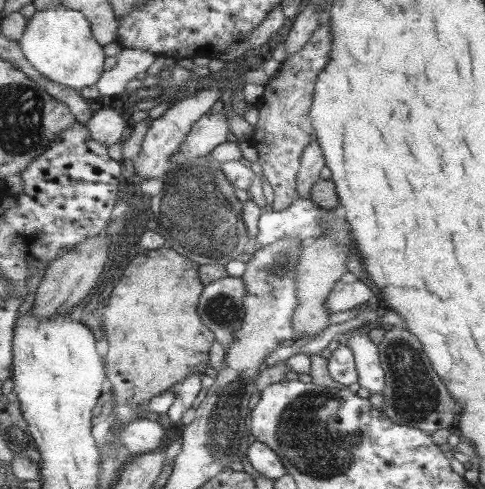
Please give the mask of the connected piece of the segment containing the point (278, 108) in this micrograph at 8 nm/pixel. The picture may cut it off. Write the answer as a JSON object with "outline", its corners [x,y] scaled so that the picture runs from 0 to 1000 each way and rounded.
{"outline":[[[668,43],[666,49],[656,49],[616,106],[588,117],[577,127],[573,147],[557,170],[544,174],[542,190],[526,211],[532,247],[522,260],[513,288],[532,307],[532,335],[563,387],[563,415],[555,423],[561,429],[586,429],[612,405],[608,362],[619,348],[619,319],[627,303],[652,286],[652,268],[637,237],[643,192],[654,153],[662,151],[678,127],[678,102],[685,102],[685,59],[678,45]]]}

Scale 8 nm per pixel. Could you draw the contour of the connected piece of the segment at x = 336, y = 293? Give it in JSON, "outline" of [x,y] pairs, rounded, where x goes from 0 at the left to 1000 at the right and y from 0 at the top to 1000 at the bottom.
{"outline":[[[722,556],[699,564],[699,573],[687,579],[687,593],[670,611],[670,634],[676,642],[726,634],[736,624],[763,618],[771,609],[763,589]]]}

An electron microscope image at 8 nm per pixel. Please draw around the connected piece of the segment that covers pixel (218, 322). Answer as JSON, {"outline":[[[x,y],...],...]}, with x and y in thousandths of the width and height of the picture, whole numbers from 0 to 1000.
{"outline":[[[464,564],[423,583],[404,636],[412,656],[441,683],[441,697],[462,714],[478,699],[485,675],[505,642],[501,634],[505,581],[495,566]]]}

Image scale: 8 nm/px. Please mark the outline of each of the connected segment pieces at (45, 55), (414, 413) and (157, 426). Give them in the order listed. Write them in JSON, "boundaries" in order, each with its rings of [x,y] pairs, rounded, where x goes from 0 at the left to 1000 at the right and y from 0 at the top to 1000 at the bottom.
{"boundaries":[[[[101,14],[74,22],[52,72],[41,82],[52,119],[97,160],[138,174],[155,184],[200,172],[216,147],[216,102],[190,63],[190,49],[173,25],[134,14]]],[[[856,687],[847,691],[790,691],[779,706],[779,734],[790,755],[790,812],[786,845],[806,863],[872,883],[897,883],[905,875],[934,873],[951,828],[926,808],[926,800],[889,755],[880,726]]],[[[287,855],[258,869],[245,900],[274,933],[342,916],[344,877],[330,863]]]]}

